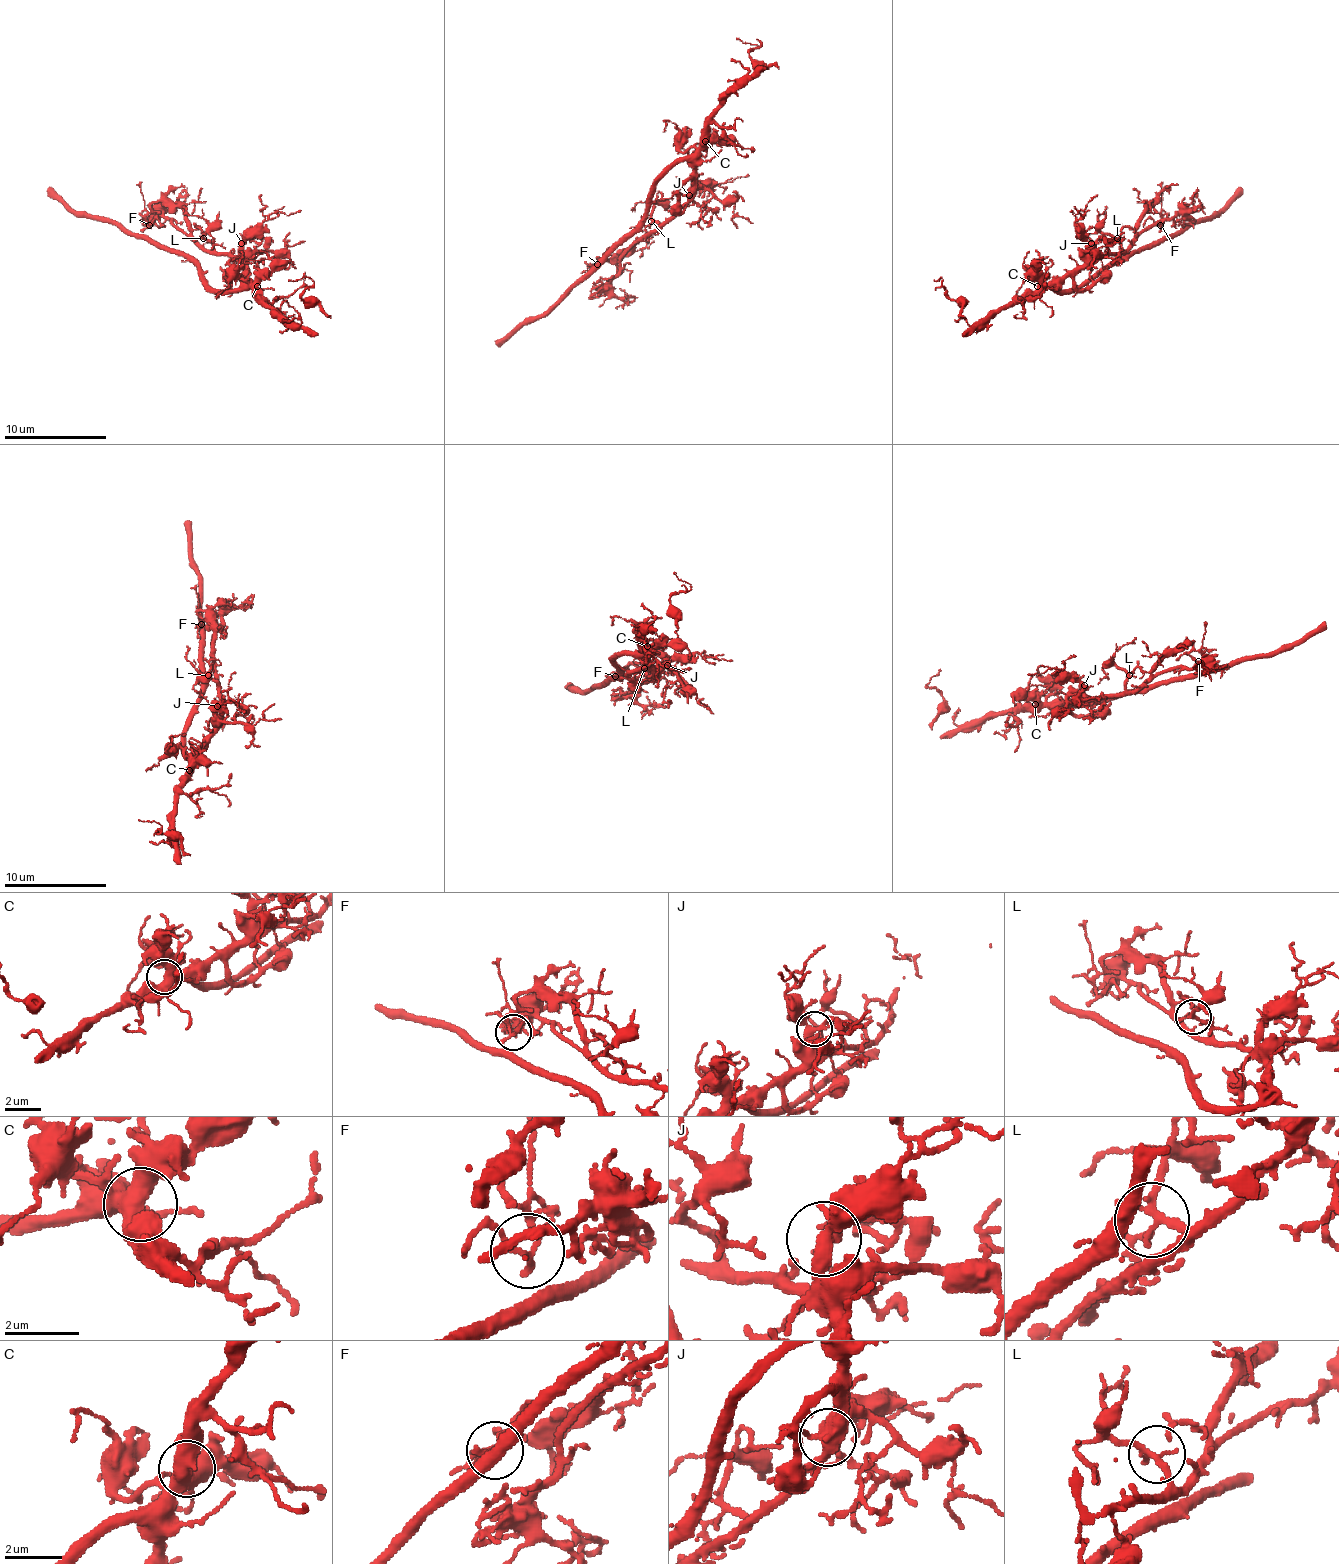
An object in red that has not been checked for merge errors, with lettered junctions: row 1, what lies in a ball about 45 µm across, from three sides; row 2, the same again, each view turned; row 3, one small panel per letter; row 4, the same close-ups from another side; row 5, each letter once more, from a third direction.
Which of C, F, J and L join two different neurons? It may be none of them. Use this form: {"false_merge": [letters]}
{"false_merge": []}

